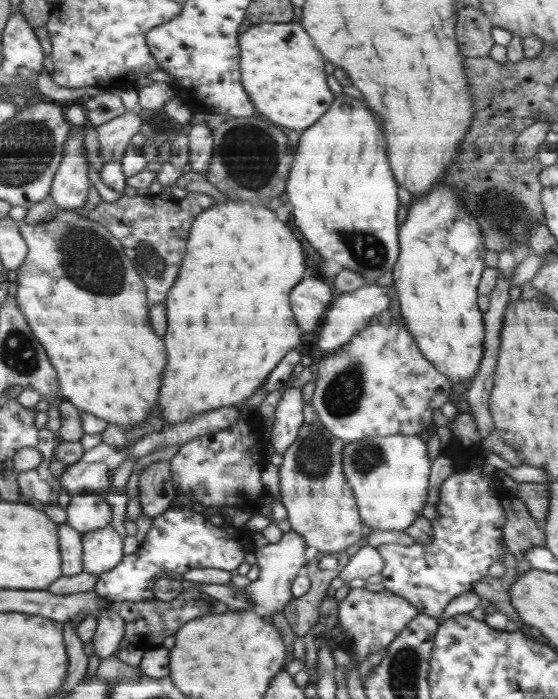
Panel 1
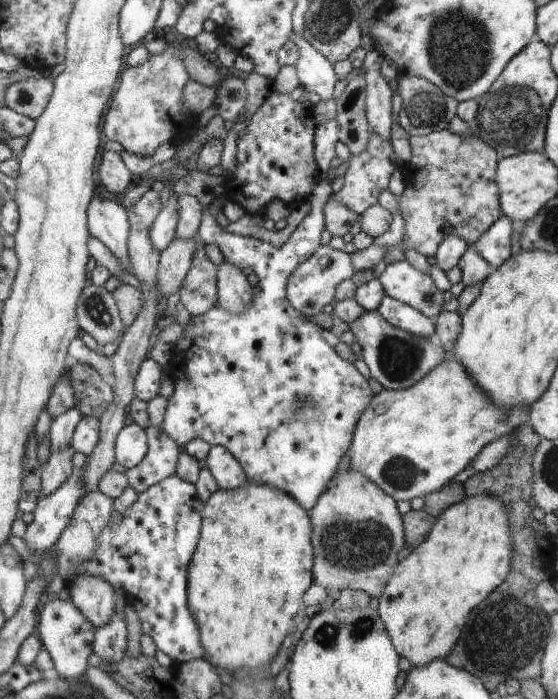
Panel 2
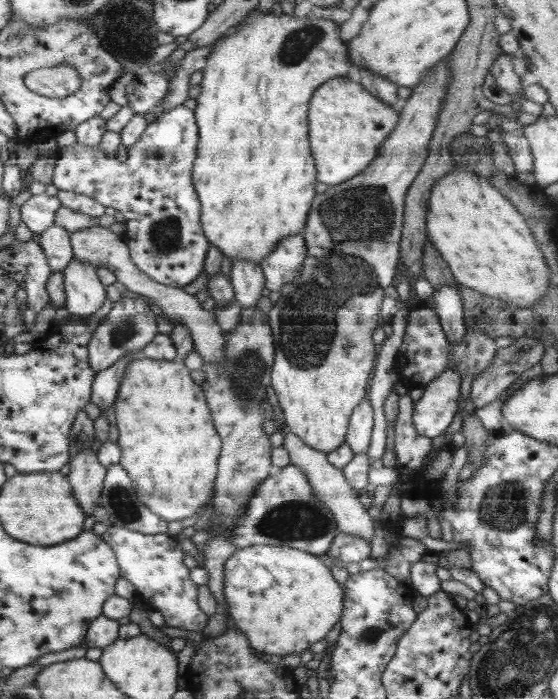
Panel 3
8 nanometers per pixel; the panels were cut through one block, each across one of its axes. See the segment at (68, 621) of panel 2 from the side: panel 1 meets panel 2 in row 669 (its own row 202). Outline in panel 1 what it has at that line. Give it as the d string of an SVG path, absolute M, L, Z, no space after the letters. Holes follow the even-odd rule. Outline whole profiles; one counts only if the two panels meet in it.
M75 127L65 142L64 160L54 178L52 201L65 210L84 208L88 202L88 162L84 162L82 129Z

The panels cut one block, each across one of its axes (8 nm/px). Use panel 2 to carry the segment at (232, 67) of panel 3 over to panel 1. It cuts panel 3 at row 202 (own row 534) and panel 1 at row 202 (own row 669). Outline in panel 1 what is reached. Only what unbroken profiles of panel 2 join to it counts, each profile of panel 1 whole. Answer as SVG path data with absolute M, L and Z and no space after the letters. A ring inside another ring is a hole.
M238 199L216 204L202 214L198 214L189 234L187 248L190 246L190 254L186 254L186 262L182 262L182 278L178 278L178 286L170 290L170 298L166 298L166 310L168 310L168 330L166 330L166 346L170 346L170 366L166 366L166 386L162 386L162 402L158 404L158 414L166 421L166 425L174 425L190 420L190 417L220 409L222 406L231 406L236 402L242 402L244 398L252 396L256 390L262 388L270 373L282 361L282 356L289 353L292 348L300 344L300 328L296 326L297 320L290 310L288 294L290 290L302 280L306 270L306 256L302 250L302 244L296 240L292 230L286 222L278 220L276 214L266 204L240 201Z

